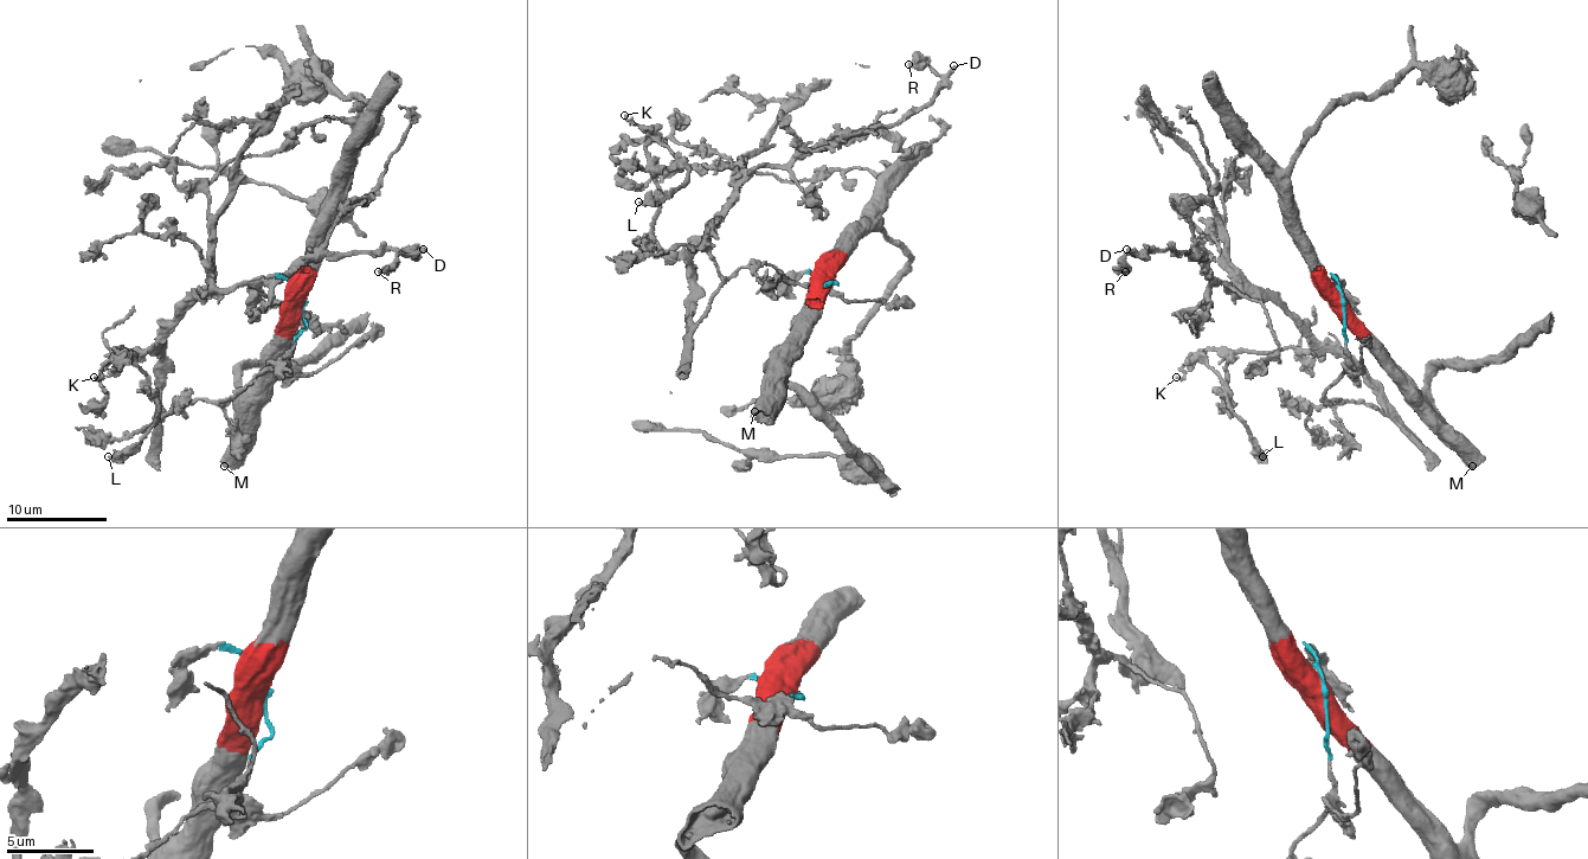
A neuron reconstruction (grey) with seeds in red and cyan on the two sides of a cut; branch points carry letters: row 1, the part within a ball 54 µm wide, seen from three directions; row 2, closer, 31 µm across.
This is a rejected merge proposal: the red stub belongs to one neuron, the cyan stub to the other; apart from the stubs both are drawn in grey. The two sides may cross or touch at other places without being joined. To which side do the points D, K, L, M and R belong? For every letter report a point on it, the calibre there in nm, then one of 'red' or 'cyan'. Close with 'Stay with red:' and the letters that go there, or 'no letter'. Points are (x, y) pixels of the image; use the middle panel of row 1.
D: place (953, 65); calibre 360 nm; cyan
K: place (624, 115); calibre 150 nm; cyan
L: place (638, 202); calibre 400 nm; cyan
M: place (754, 411); calibre 550 nm; red
R: place (908, 64); calibre 480 nm; cyan
Stay with red: M

